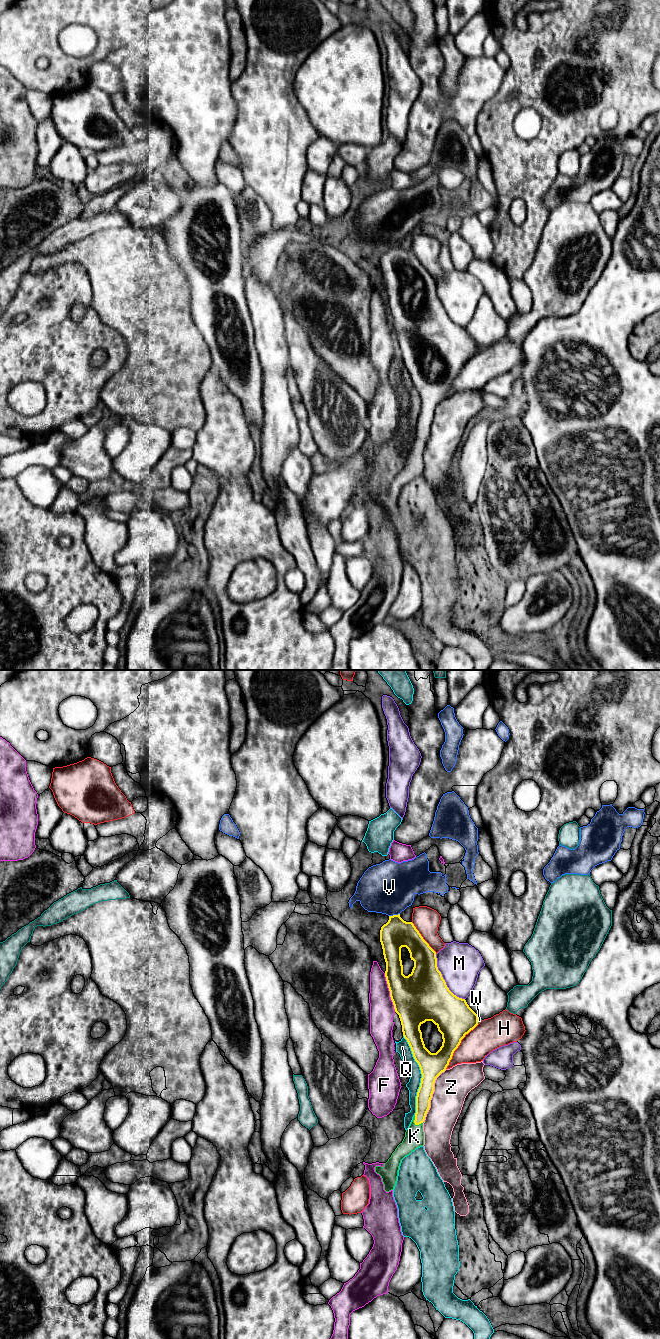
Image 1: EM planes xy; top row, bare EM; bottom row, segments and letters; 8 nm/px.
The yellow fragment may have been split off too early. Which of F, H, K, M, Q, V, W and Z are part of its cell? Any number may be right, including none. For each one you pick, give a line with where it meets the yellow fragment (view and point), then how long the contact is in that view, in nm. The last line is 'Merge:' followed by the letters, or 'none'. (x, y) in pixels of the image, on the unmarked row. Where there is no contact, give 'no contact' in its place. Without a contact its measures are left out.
K: xy (415, 451) | 100 nm
Merge: K

